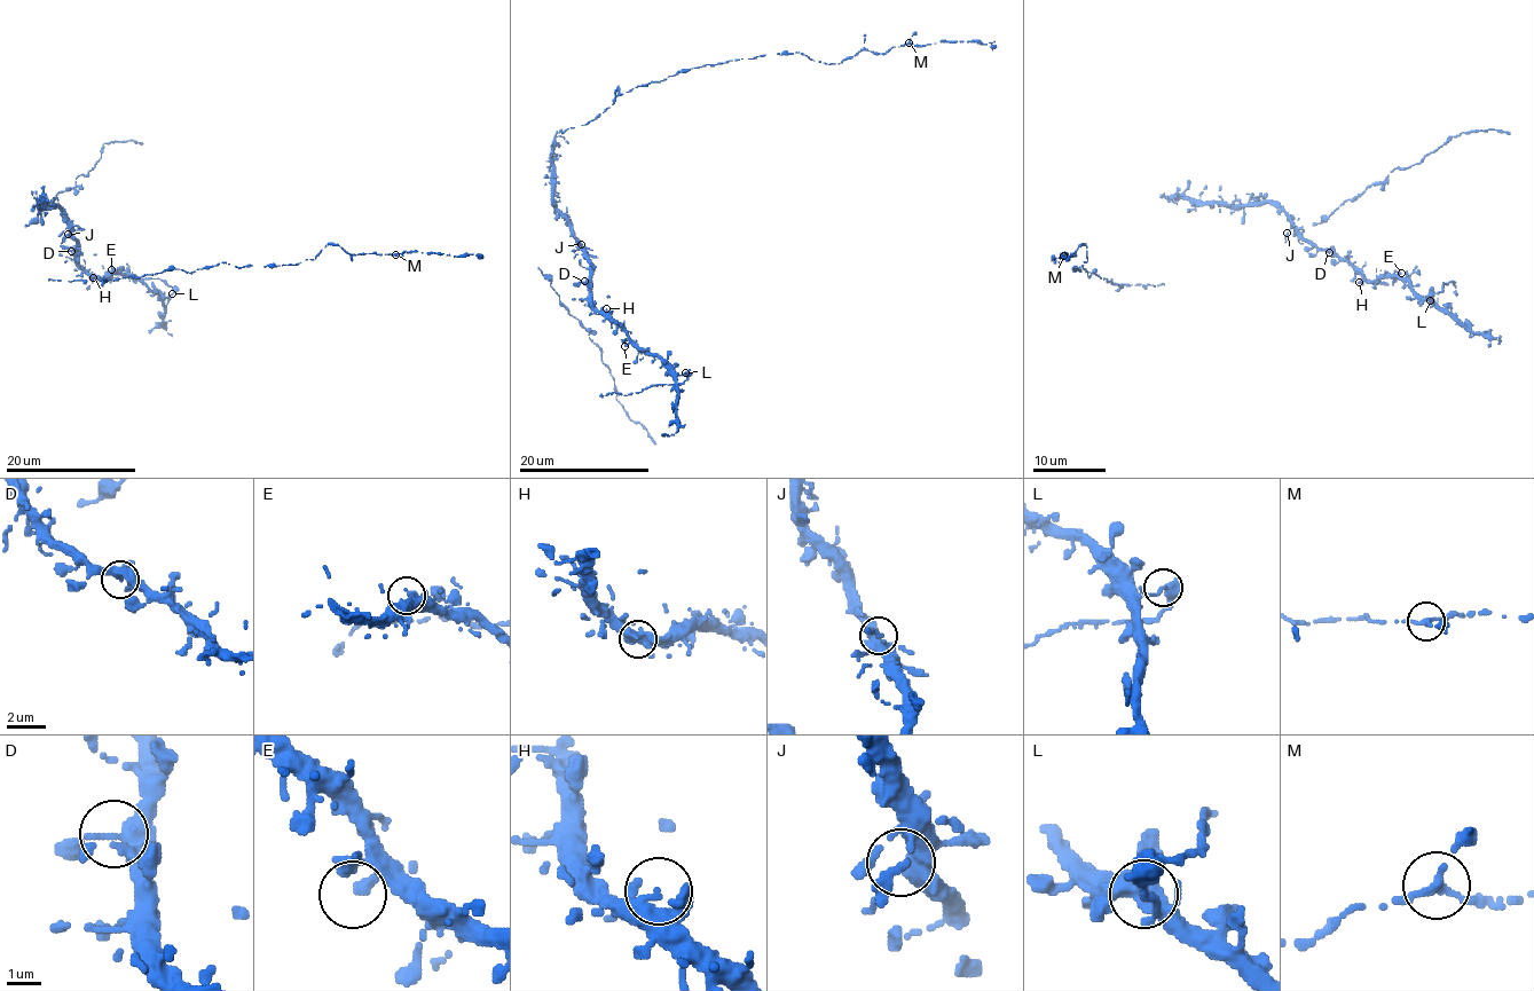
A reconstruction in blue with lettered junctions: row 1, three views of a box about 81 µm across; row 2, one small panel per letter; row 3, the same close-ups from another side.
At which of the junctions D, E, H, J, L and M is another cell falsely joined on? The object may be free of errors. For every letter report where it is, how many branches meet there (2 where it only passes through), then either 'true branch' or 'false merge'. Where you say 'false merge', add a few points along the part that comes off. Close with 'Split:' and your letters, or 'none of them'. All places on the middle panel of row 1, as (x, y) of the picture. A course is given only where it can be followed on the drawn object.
D: at (584, 281); 2 branches meet; true branch
E: at (624, 346); 1 branches meet; true branch
H: at (606, 308); 2 branches meet; true branch
J: at (581, 244); 2 branches meet; true branch
L: at (685, 372); 2 branches meet; false merge; foreign part runs (684, 372), (686, 378), (681, 384), (657, 384), (626, 394), (600, 396)
M: at (909, 42); 3 branches meet; true branch
Split: L

